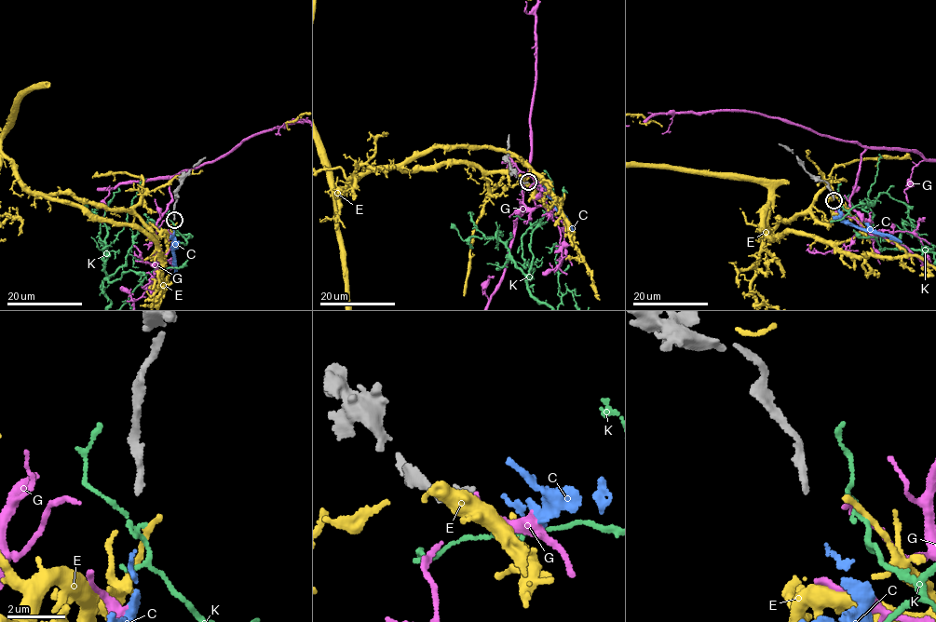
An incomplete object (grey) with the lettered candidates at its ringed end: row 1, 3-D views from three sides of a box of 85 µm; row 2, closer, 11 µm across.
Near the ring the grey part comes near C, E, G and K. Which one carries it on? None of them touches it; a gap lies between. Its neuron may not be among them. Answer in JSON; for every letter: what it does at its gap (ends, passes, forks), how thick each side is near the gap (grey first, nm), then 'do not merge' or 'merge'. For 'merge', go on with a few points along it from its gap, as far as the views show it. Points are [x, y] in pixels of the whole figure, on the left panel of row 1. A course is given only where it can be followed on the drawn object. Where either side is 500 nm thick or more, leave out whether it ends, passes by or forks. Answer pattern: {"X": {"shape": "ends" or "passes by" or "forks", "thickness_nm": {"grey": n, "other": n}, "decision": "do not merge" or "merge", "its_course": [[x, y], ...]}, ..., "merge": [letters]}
{"C": {"shape": "ends", "thickness_nm": {"grey": 220, "other": 120}, "decision": "merge", "its_course": [[173, 226], [172, 281]]}, "E": {"shape": "ends", "thickness_nm": {"grey": 220, "other": 170}, "decision": "do not merge"}, "G": {"shape": "ends", "thickness_nm": {"grey": 220, "other": 160}, "decision": "do not merge"}, "K": {"shape": "passes by", "thickness_nm": {"grey": 220, "other": 120}, "decision": "do not merge"}, "merge": ["C"]}

